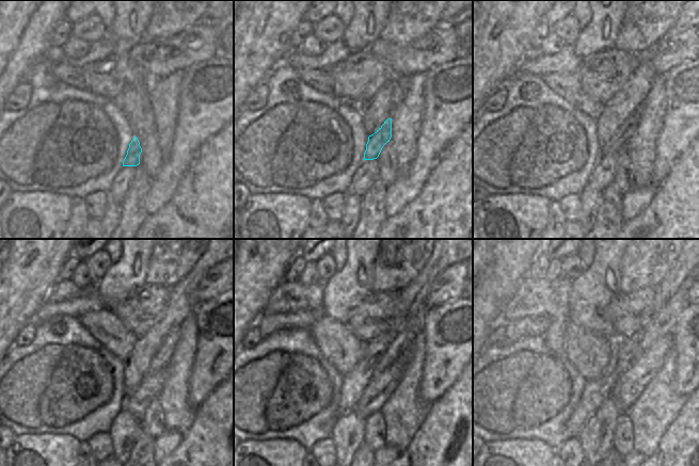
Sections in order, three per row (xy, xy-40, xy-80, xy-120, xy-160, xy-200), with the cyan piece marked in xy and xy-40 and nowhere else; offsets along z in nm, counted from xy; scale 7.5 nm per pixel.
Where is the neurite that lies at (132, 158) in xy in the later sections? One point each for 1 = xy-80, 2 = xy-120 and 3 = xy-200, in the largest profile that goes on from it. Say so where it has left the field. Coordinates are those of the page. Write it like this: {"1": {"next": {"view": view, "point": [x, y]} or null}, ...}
{"1": {"next": {"view": "xy-80", "point": [618, 142]}}, "2": {"next": {"view": "xy-120", "point": [159, 362]}}, "3": {"next": {"view": "xy-200", "point": [663, 322]}}}

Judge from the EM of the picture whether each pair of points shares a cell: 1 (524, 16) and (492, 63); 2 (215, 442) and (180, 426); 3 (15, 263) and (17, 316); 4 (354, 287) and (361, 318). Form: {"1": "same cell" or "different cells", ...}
{"1": "same cell", "2": "different cells", "3": "same cell", "4": "different cells"}

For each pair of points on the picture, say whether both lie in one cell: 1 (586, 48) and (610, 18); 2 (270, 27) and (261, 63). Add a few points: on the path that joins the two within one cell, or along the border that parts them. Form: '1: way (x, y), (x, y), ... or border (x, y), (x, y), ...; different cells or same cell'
1: way (590, 41), (604, 26); same cell
2: way (261, 35), (261, 54); same cell

